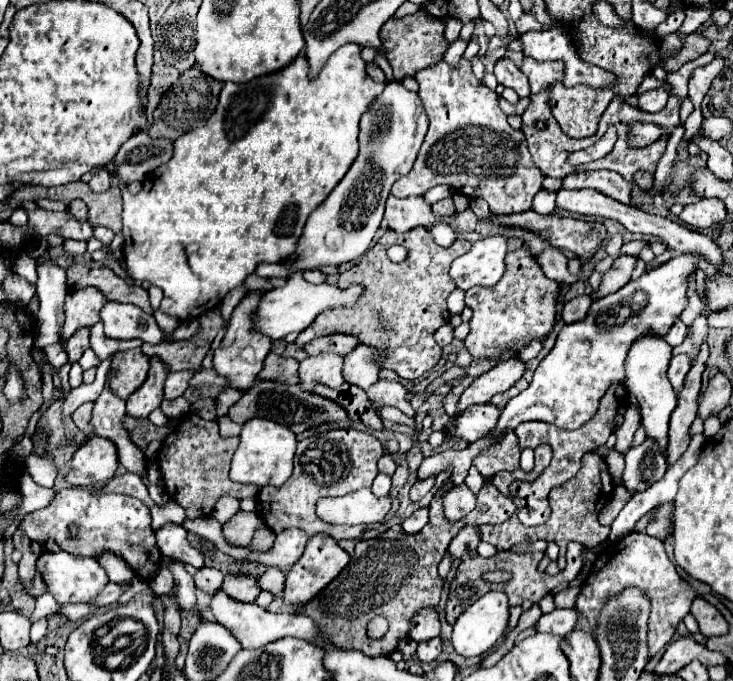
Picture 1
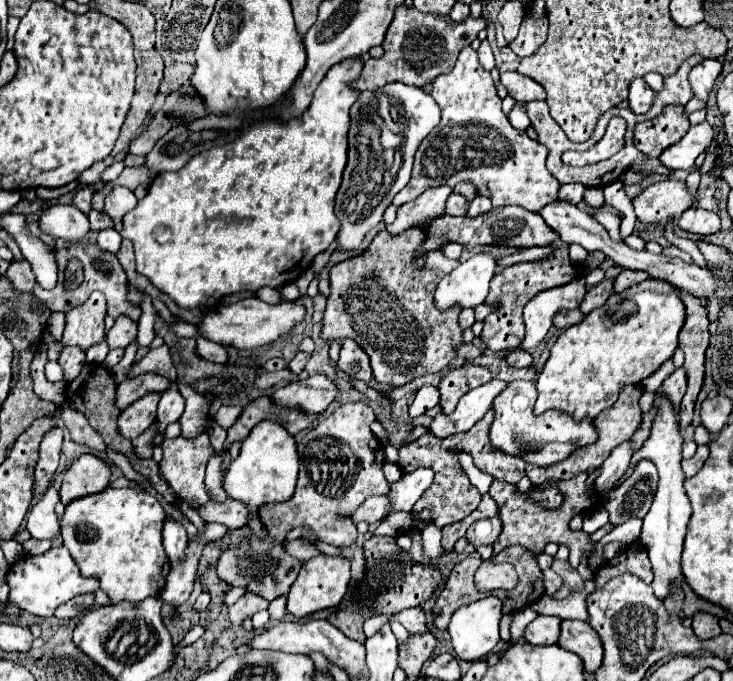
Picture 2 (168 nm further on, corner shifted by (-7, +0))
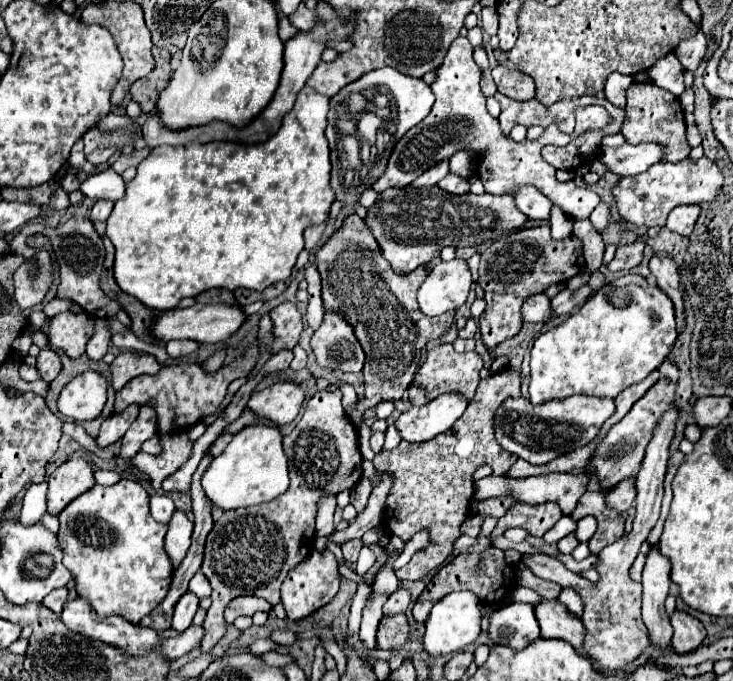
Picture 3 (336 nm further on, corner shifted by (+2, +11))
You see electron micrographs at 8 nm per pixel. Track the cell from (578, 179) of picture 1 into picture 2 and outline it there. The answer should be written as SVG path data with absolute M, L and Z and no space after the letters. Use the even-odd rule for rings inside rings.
M667 178L647 186L635 200L635 214L643 226L667 226L697 202L697 194L687 190L681 180Z

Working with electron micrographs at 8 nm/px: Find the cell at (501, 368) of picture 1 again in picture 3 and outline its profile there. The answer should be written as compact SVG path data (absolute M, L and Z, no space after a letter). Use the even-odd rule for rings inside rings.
M450 391L422 407L412 407L410 411L402 413L396 427L406 441L428 441L448 431L454 421L462 417L466 407L468 399L460 391Z

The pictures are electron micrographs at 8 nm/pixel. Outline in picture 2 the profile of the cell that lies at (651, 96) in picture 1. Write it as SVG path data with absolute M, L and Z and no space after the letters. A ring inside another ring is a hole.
M643 78L633 80L633 84L629 84L629 96L627 96L631 112L645 114L649 110L649 106L651 106L653 96L655 96L655 92L647 86L647 82Z

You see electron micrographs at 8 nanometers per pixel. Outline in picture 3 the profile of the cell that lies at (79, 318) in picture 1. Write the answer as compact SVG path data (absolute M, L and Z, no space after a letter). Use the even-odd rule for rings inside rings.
M64 311L50 319L48 339L54 349L64 349L68 357L76 359L84 353L92 333L94 333L94 319L90 315Z

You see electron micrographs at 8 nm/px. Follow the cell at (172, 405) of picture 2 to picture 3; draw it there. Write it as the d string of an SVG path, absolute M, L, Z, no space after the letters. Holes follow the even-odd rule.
M146 403L140 407L138 419L130 425L126 435L122 437L122 457L134 457L140 451L140 445L146 439L152 439L158 433L158 423L156 423L156 409L152 403Z

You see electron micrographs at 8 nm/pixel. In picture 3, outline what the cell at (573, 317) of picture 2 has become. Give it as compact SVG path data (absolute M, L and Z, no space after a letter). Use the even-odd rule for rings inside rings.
M542 293L528 297L528 301L524 303L522 309L522 317L528 323L544 323L548 321L548 317L552 317L552 307L550 307L550 299Z

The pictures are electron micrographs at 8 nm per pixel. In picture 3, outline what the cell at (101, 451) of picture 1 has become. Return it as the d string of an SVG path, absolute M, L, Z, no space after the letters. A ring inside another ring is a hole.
M68 459L48 479L48 511L58 515L72 499L94 487L94 469L84 459Z

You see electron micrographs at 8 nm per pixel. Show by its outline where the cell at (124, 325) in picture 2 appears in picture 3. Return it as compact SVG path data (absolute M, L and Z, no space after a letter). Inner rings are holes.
M96 319L94 321L94 335L86 345L86 355L92 359L102 359L108 349L110 337L112 337L112 333L110 333L108 319Z

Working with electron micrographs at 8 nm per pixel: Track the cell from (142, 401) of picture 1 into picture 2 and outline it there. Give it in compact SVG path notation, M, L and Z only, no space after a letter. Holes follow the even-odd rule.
M147 394L139 398L135 404L131 404L127 410L123 410L117 420L117 430L121 430L121 436L127 440L133 440L141 432L145 432L155 420L157 402L159 402L159 394L157 396Z

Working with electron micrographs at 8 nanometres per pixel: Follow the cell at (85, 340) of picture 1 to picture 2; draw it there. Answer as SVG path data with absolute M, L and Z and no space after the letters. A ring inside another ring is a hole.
M67 346L65 350L61 350L59 360L57 360L63 368L63 382L71 382L79 376L83 364L85 364L85 352L73 346Z

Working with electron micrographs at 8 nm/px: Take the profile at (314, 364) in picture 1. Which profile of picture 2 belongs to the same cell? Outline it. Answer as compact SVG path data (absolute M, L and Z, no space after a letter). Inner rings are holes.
M321 372L307 380L291 382L273 392L273 402L281 408L293 408L307 414L323 412L335 398L337 388L335 384Z

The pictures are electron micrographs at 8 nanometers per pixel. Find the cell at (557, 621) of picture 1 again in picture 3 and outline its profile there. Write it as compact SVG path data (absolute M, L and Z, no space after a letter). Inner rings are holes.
M510 603L498 609L490 621L490 639L498 645L524 649L538 639L538 623L534 605Z

